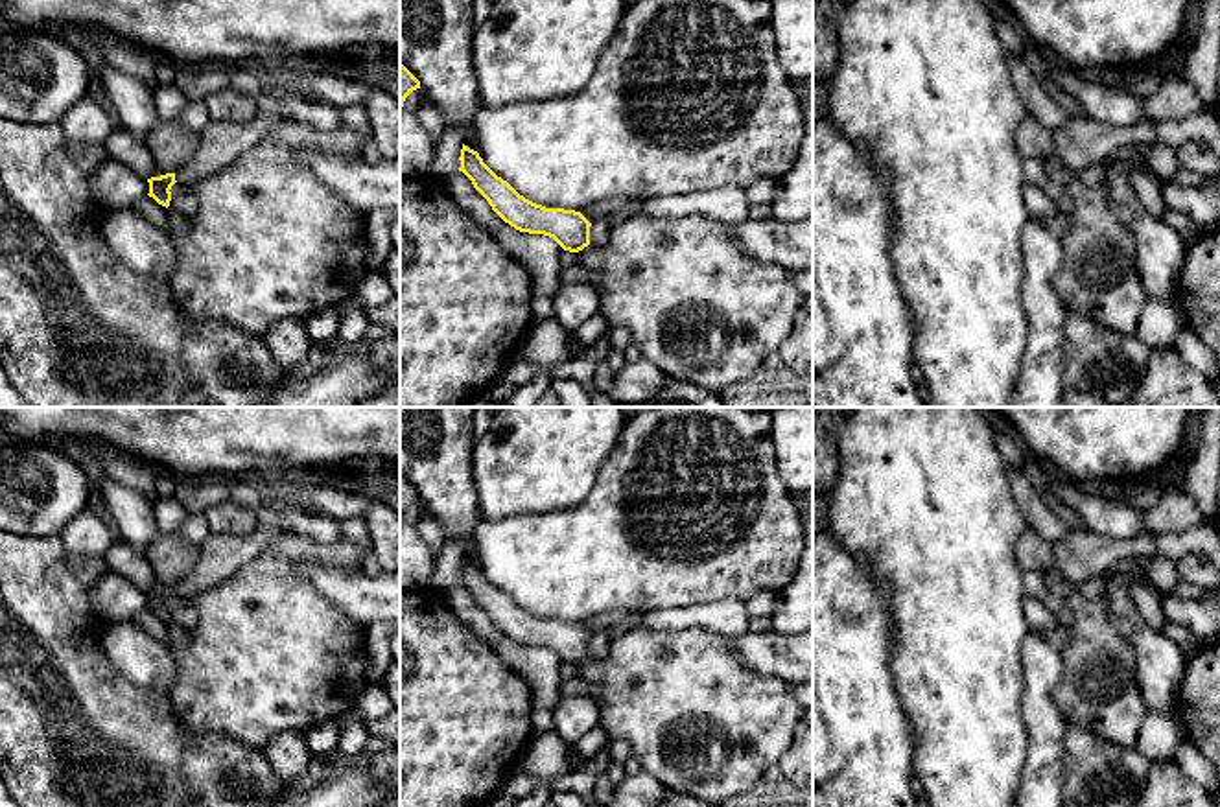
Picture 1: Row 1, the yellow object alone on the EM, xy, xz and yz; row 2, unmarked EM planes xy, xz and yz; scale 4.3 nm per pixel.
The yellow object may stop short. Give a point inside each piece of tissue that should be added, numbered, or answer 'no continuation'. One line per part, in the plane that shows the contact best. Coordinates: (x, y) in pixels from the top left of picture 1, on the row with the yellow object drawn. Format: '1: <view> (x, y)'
1: xy (222, 142)

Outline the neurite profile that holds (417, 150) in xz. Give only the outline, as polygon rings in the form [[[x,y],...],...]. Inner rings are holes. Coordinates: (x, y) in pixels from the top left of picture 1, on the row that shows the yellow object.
[[[422,88],[413,90],[400,111],[400,179],[431,173],[435,144],[422,123]]]

